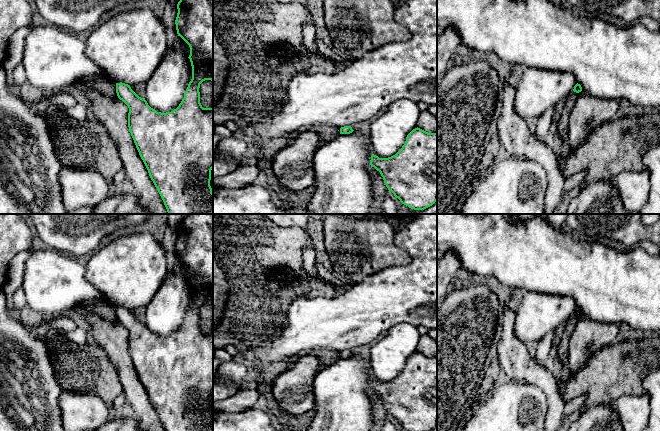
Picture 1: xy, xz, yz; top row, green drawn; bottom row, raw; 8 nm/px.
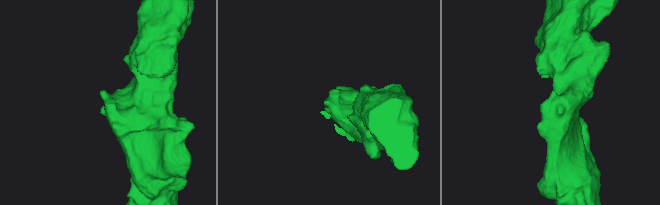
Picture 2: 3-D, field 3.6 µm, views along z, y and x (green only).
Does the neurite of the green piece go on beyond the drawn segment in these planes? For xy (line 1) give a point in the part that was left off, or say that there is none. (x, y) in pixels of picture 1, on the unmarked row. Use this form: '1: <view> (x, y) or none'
1: none

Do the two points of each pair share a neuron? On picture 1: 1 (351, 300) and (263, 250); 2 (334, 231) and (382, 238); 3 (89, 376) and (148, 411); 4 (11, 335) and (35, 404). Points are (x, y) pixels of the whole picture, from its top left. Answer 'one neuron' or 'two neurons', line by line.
1: two neurons
2: one neuron
3: two neurons
4: one neuron

